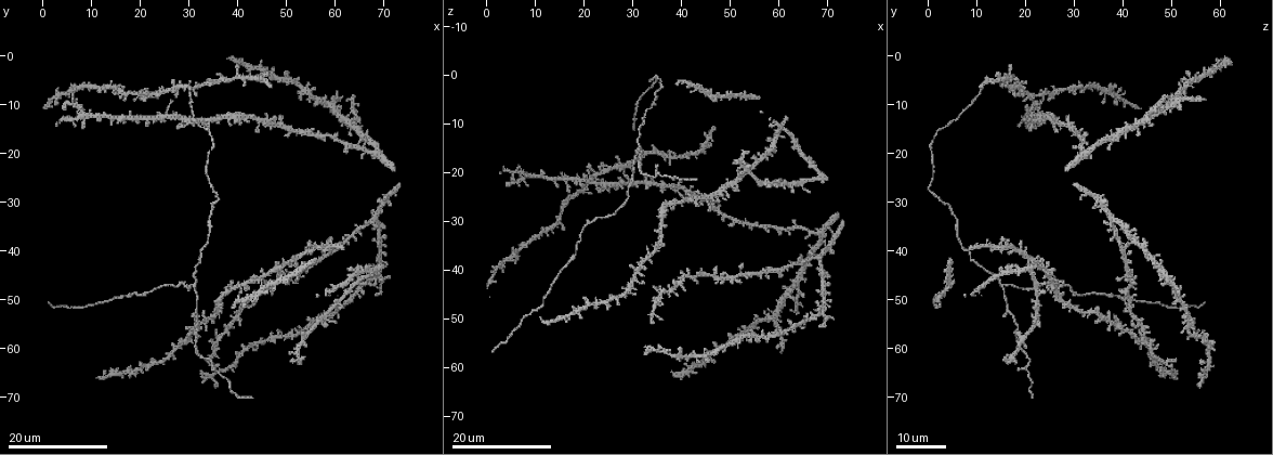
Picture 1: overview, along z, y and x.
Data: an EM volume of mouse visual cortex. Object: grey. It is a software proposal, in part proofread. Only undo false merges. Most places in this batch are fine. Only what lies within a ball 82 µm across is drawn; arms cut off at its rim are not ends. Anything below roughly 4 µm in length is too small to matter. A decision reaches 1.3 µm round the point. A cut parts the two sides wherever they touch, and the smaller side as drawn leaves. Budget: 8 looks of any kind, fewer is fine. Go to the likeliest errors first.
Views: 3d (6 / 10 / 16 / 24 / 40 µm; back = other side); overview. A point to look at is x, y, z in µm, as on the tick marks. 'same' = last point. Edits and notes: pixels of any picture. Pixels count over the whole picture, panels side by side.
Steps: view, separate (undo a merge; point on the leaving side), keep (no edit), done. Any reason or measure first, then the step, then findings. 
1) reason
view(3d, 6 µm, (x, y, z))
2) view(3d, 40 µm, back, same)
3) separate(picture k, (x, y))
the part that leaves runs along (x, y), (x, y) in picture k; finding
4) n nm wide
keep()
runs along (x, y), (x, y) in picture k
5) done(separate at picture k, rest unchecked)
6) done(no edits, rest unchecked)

three arms meet
view(3d, 16 µm, (31.0, 47.5, 15.5))

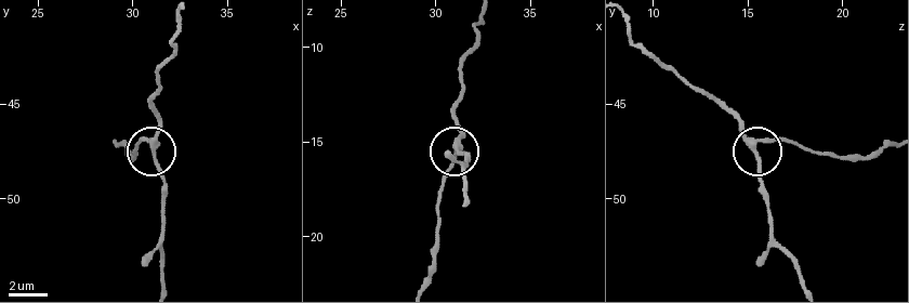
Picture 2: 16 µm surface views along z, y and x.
view(3d, 10 µm, (31.0, 47.1, 15.2))

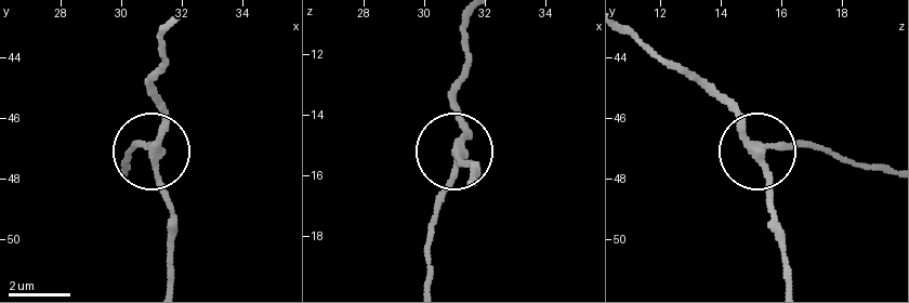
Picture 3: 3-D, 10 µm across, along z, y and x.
230 nm wide
keep()
runs along (630, 29), (730, 113), (764, 174), (769, 226) in picture 3; one neuron here

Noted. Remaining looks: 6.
three arms meet
view(3d, 24 µm, (32.5, 6.0, 15.5))

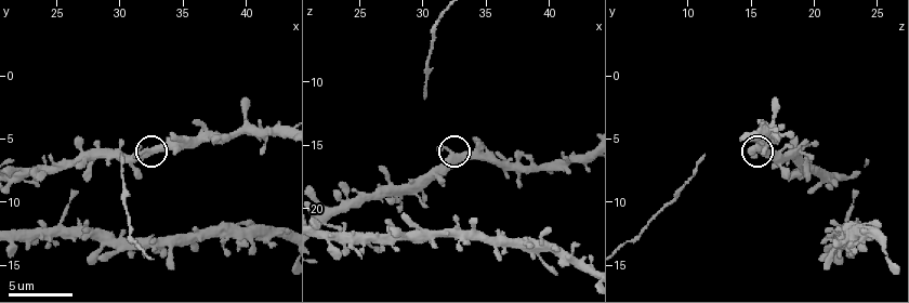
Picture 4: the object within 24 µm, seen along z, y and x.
zoom in
view(3d, 6 µm, (32.4, 6.2, 15.8))

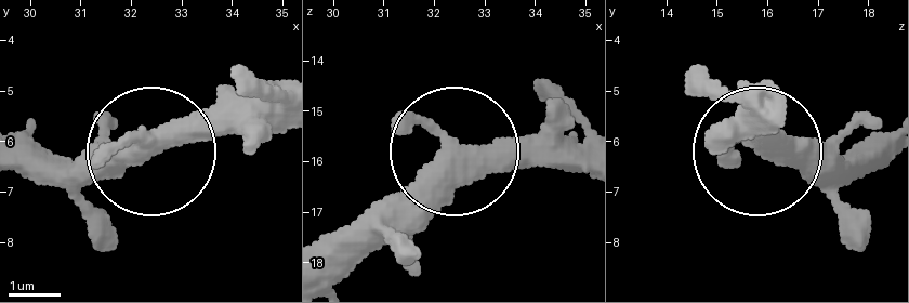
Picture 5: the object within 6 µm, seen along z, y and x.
from behind
view(3d, 6 µm, back, (32.40, 6.00, 15.75))

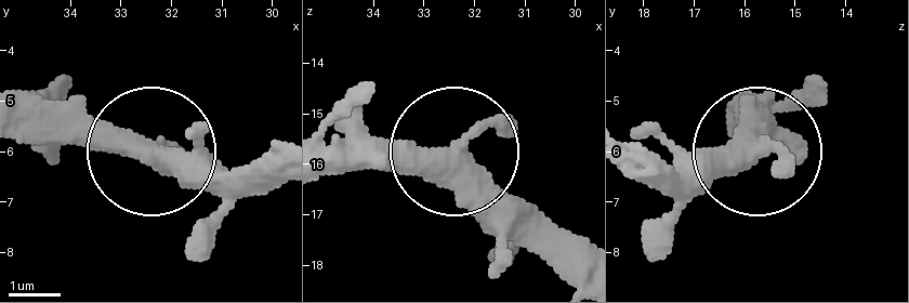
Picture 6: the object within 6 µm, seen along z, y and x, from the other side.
3 arms
keep()
continuous, no second neuron

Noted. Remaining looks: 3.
looks like a crossing
view(3d, 6 µm, (21.6, 7.8, 20.6))

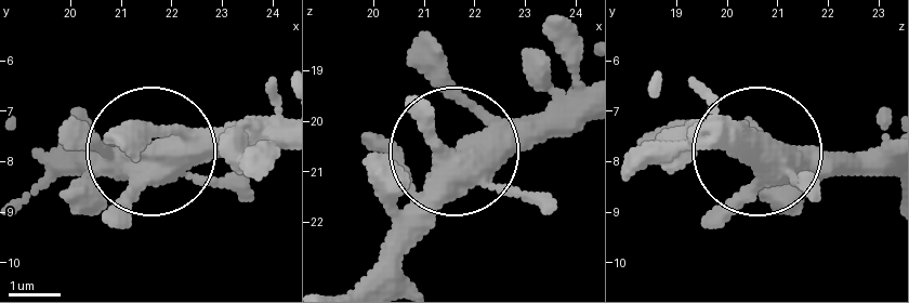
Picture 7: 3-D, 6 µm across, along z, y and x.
side arm 36 µm
keep()
continuous, no second neuron

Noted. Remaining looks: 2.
looks like a crossing
view(3d, 16 µm, (35.5, 59.5, 44.5))

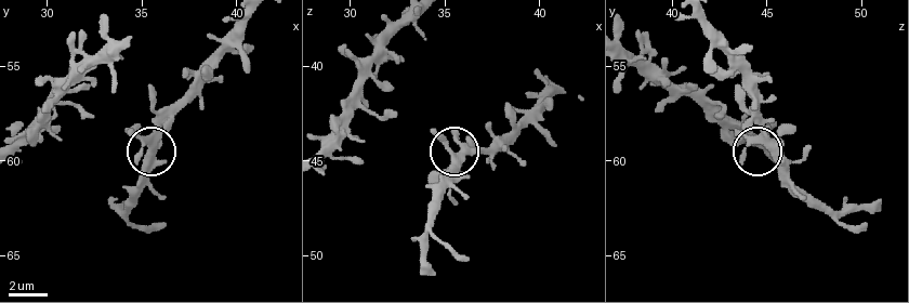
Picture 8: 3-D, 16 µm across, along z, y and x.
closer look
view(3d, 10 µm, (35.4, 58.9, 44.8))

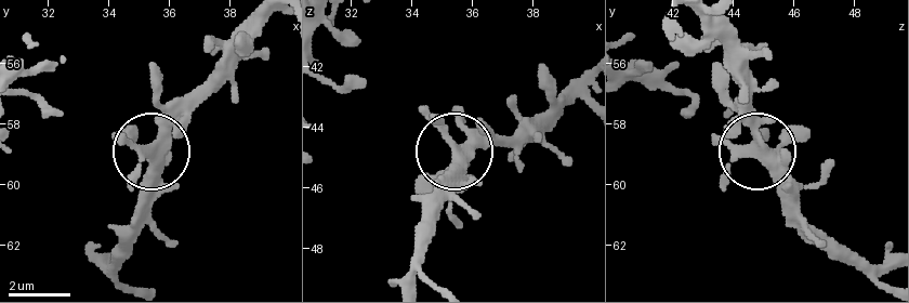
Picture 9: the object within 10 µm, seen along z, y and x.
keep()
continuous, no second neuron

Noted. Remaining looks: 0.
done(no edits, rest unchecked)

